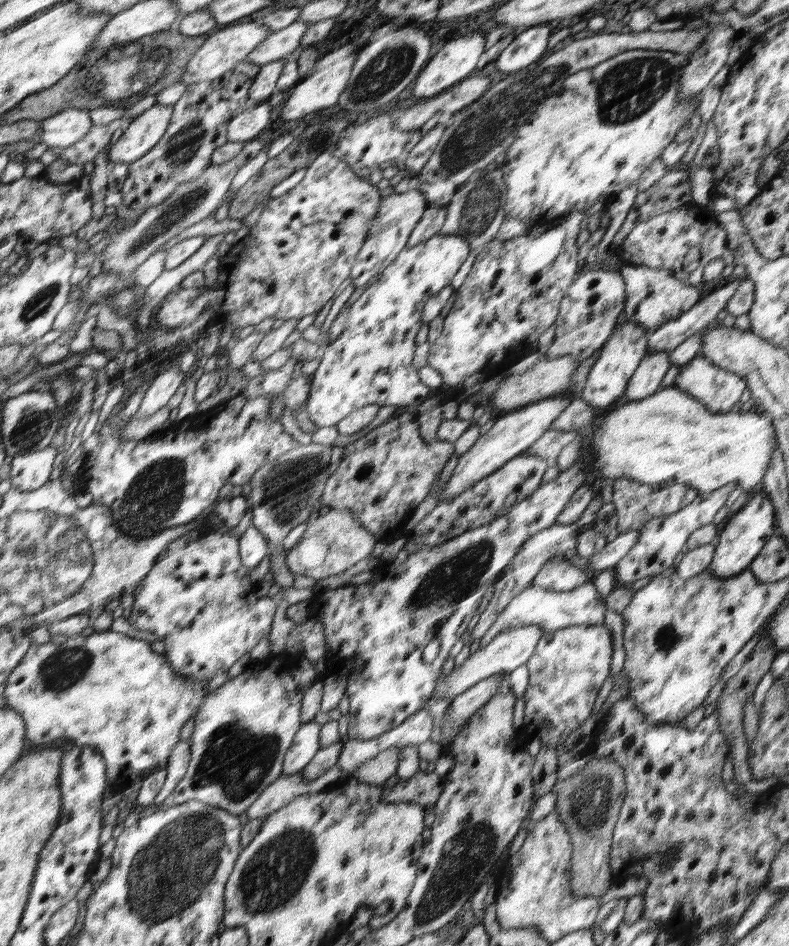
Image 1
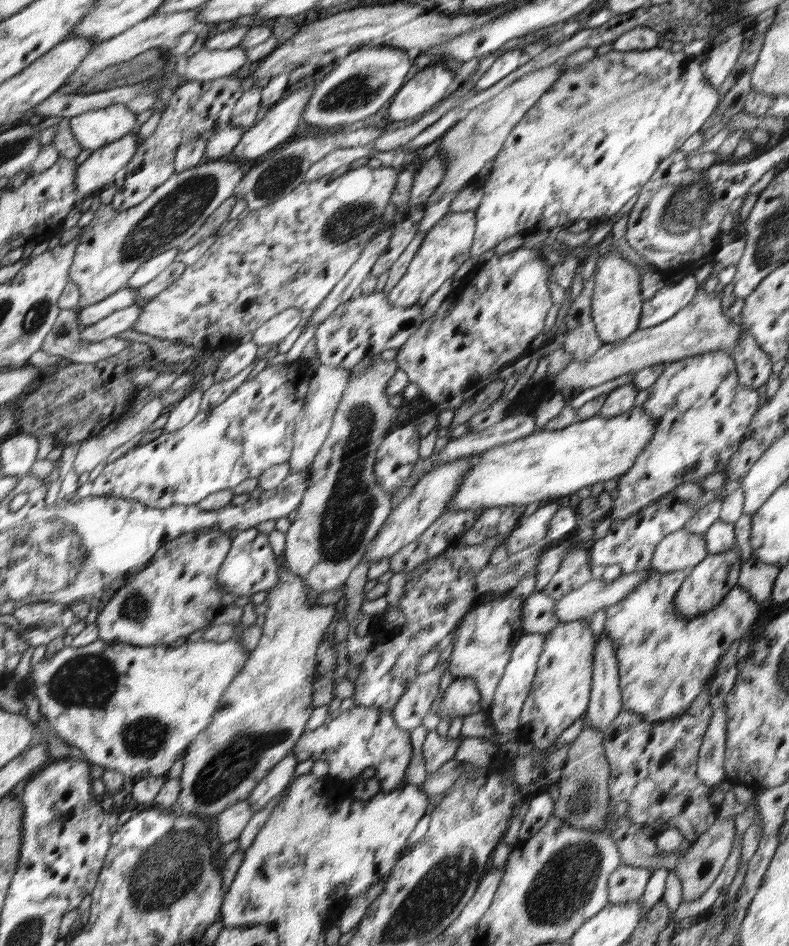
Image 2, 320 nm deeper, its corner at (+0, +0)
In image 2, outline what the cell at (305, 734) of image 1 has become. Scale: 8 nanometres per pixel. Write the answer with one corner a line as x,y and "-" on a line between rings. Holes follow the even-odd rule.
293,751
269,770
269,773
254,787
248,795
252,813
259,812
272,798
278,796
287,788
288,783
294,778
294,769
299,762

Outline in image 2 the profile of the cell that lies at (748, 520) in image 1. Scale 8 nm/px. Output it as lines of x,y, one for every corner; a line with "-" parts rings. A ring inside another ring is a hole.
739,548
730,549
726,553
709,555
692,569
691,574
682,581
680,590
674,596
674,611
678,616
694,618
715,609
720,602
737,586
741,572
741,555

